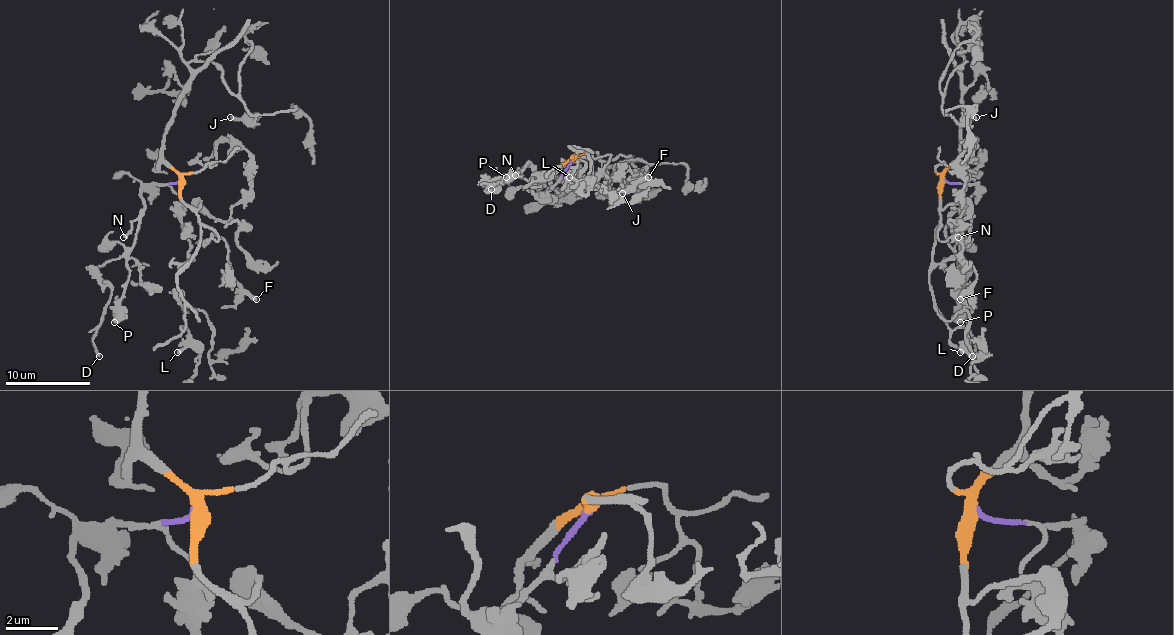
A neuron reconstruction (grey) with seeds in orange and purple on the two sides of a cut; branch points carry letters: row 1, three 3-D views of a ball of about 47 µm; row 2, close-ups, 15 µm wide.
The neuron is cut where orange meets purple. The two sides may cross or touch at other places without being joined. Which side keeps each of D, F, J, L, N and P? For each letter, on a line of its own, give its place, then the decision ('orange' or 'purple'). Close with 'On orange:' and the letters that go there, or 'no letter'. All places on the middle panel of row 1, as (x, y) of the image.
D: at (491, 189); purple
F: at (648, 177); orange
J: at (622, 193); orange
L: at (569, 177); orange
N: at (515, 175); purple
P: at (506, 177); purple
On orange: F, J, L

